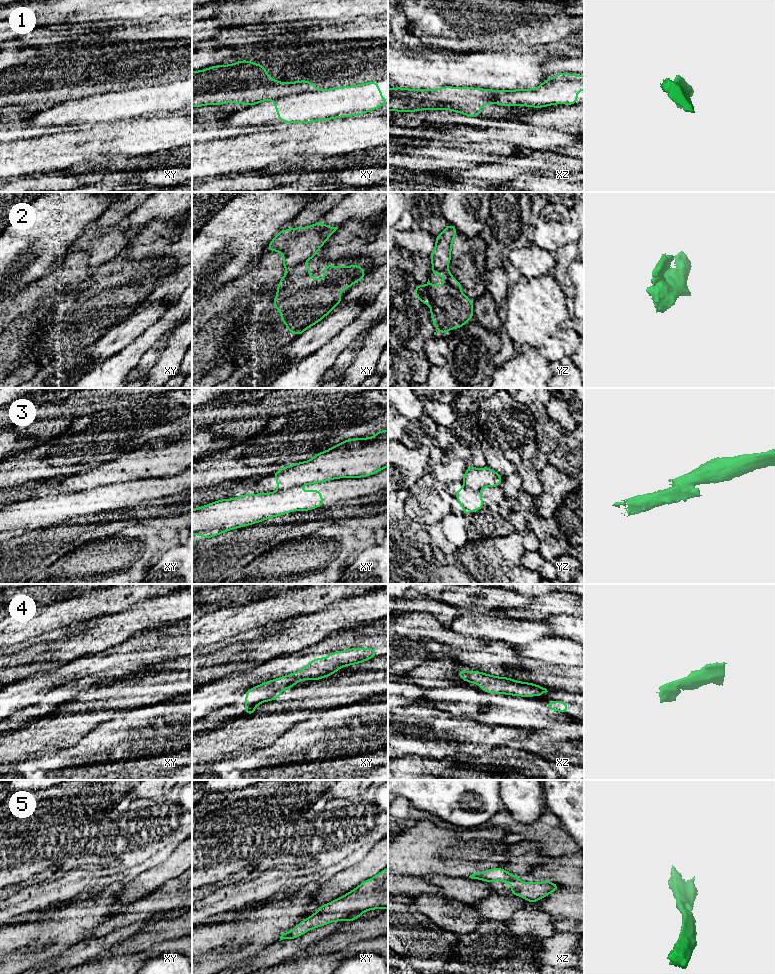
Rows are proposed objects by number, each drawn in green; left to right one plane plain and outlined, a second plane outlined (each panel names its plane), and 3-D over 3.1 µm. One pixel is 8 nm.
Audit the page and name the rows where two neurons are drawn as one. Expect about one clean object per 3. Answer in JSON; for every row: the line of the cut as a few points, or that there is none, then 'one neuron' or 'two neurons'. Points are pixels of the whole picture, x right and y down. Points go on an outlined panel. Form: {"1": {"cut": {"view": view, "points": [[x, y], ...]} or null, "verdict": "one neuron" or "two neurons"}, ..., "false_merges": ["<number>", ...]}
{"1": {"cut": {"view": "xy", "points": [[317, 89], [311, 92], [285, 96], [276, 100]]}, "verdict": "two neurons"}, "2": {"cut": {"view": "xy", "points": [[300, 263], [288, 271]]}, "verdict": "two neurons"}, "3": {"cut": {"view": "xy", "points": [[297, 485], [280, 490]]}, "verdict": "two neurons"}, "4": {"cut": null, "verdict": "one neuron"}, "5": {"cut": null, "verdict": "one neuron"}, "false_merges": ["1", "2", "3"]}

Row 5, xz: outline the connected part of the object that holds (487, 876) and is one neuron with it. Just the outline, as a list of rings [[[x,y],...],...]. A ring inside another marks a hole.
[[[493,868],[469,876],[471,879],[484,880],[488,883],[492,881],[505,881],[511,884],[511,893],[525,898],[529,903],[538,901],[546,897],[551,892],[560,889],[560,886],[548,880],[544,882],[528,883],[518,879],[518,875],[512,875],[503,868]]]

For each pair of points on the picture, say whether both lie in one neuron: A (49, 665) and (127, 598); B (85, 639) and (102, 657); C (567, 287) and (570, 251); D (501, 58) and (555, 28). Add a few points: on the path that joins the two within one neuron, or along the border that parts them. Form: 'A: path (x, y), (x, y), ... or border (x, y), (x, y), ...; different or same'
A: border (131, 606), (116, 612), (90, 618), (87, 621); different
B: border (105, 650), (99, 653), (86, 653), (75, 658); different
C: path (563, 278), (563, 260); same
D: border (511, 49), (487, 50); different

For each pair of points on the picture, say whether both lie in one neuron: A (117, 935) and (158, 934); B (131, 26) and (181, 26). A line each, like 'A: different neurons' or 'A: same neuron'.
A: different neurons
B: same neuron

